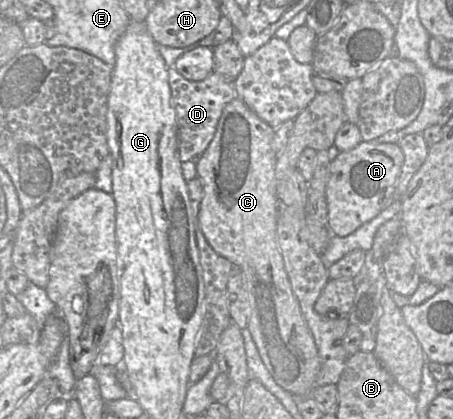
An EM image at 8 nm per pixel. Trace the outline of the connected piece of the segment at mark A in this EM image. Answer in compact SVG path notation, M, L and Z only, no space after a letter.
M361 141L353 149L340 152L331 161L325 198L328 205L328 228L332 235L350 235L394 201L394 188L403 162L404 154L399 144L375 141Z

